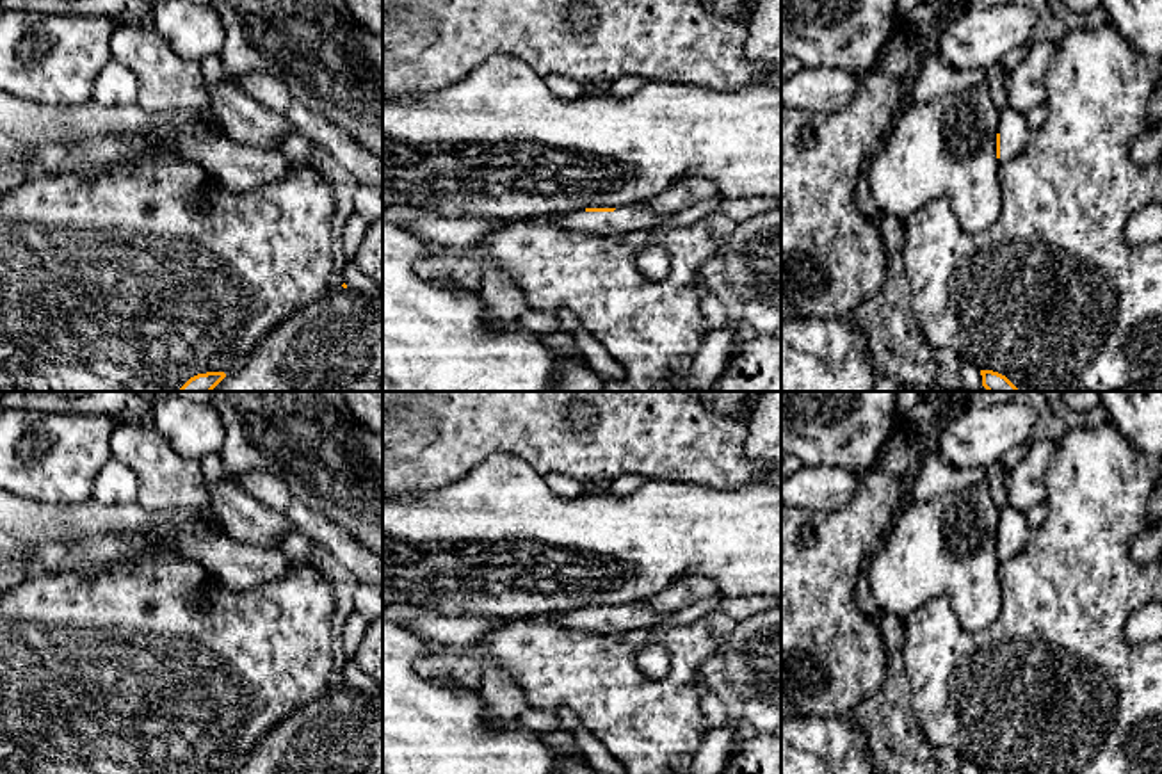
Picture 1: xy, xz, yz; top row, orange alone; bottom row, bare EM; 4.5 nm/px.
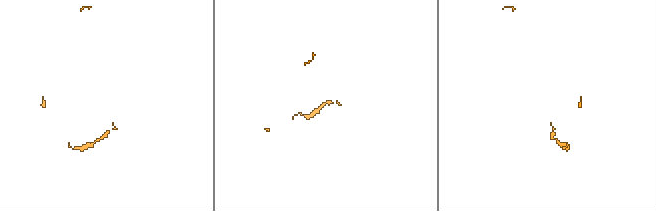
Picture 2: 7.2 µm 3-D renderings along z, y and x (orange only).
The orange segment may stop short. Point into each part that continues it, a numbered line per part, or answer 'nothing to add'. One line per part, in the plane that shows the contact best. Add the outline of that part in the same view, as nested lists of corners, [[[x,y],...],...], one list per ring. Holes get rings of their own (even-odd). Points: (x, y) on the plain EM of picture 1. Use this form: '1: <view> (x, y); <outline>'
1: xz (629, 616); [[[644,601],[623,603],[614,610],[569,610],[550,614],[550,621],[564,628],[591,633],[591,635],[616,635],[632,630],[653,630],[660,621],[671,614],[657,612]]]

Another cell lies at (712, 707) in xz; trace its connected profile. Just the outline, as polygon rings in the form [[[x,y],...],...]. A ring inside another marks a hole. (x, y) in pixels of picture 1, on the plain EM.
[[[710,689],[701,697],[701,708],[710,721],[710,730],[715,730],[728,721],[726,706]]]

